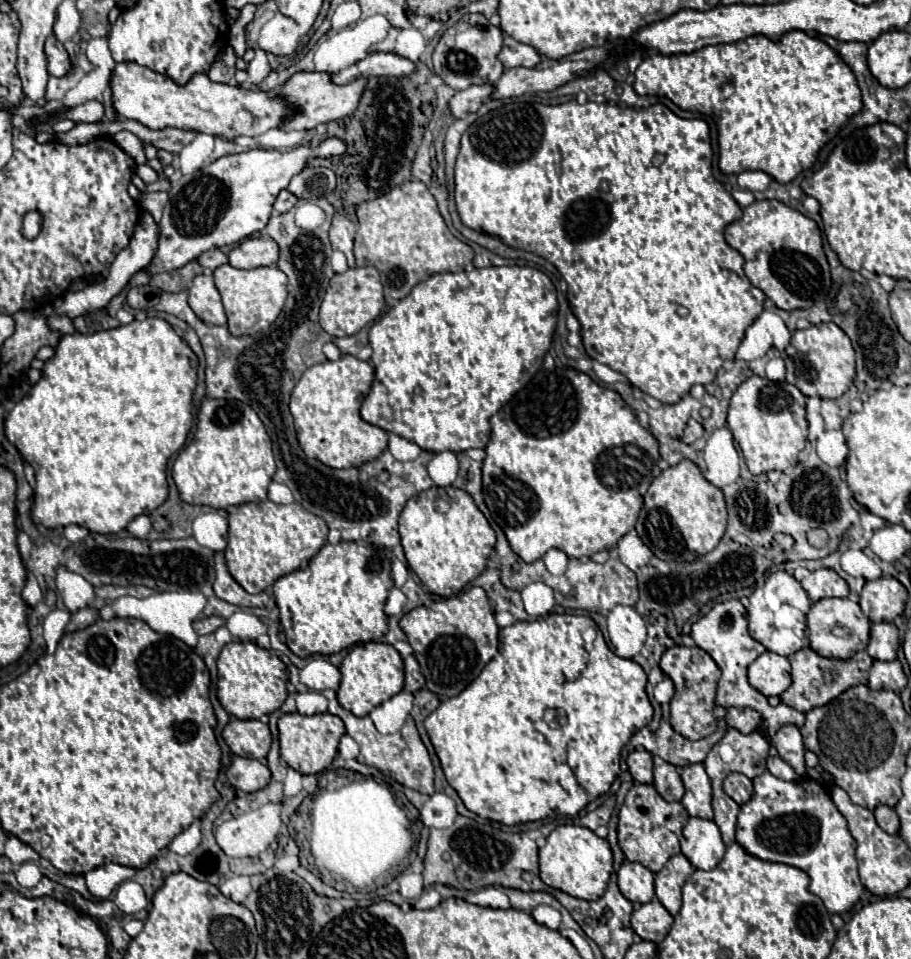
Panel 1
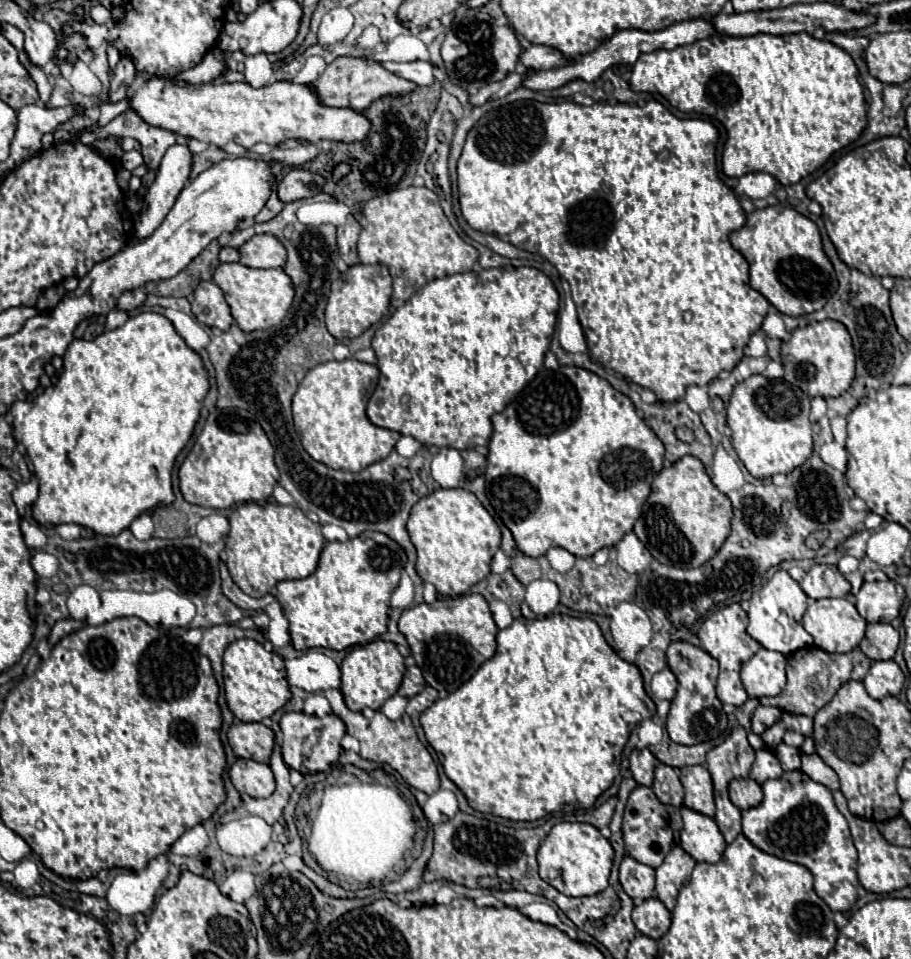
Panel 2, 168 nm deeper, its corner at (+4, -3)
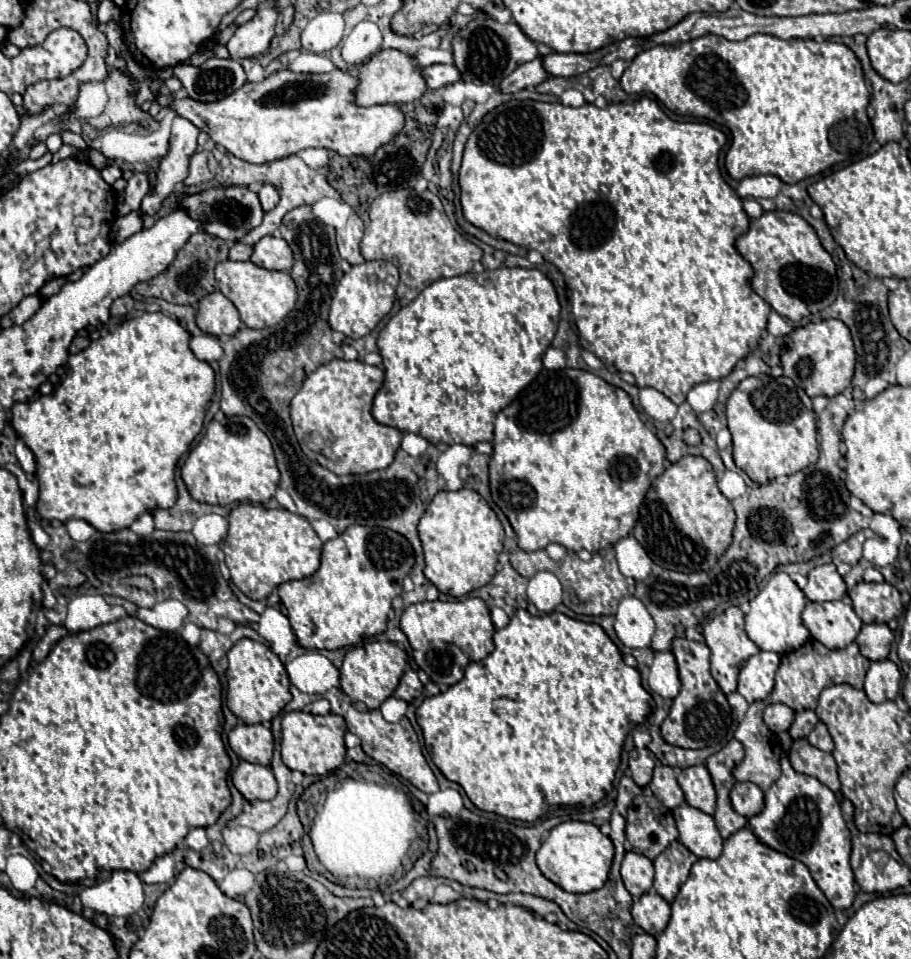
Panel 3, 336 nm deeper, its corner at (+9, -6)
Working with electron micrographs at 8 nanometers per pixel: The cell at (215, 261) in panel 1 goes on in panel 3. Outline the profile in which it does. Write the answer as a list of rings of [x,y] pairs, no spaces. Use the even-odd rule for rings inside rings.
[[[236,242],[236,244],[232,244],[232,248],[228,252],[228,260],[248,260],[250,254],[252,254],[252,246]]]

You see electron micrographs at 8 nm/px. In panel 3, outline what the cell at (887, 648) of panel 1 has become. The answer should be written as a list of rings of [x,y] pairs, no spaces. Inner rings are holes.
[[[864,624],[856,638],[862,656],[866,656],[872,662],[886,660],[892,642],[894,642],[894,634],[886,624]]]

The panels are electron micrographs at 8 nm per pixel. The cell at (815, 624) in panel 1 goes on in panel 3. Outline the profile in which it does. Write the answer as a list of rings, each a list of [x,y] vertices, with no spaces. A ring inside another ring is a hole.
[[[810,602],[802,620],[812,638],[830,650],[846,648],[862,628],[862,620],[844,602]]]

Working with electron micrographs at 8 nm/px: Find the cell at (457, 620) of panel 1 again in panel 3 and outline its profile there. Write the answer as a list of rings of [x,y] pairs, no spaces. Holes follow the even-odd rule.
[[[480,598],[412,604],[400,618],[400,630],[408,636],[414,650],[414,662],[436,686],[458,684],[464,678],[464,670],[470,662],[480,662],[494,650],[494,624],[490,620],[490,610]]]

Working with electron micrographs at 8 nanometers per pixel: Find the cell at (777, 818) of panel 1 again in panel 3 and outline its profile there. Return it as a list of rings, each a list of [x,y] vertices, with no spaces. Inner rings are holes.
[[[788,758],[780,760],[782,776],[764,792],[764,810],[748,818],[748,828],[768,848],[782,852],[808,866],[814,882],[830,900],[832,908],[846,910],[856,896],[856,882],[850,868],[850,832],[834,792],[816,778],[796,772]]]

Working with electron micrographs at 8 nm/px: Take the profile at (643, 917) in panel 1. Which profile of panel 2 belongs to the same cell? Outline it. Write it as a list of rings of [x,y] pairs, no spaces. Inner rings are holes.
[[[651,897],[635,905],[633,923],[643,935],[651,939],[659,939],[667,933],[671,925],[671,913],[657,897]]]

